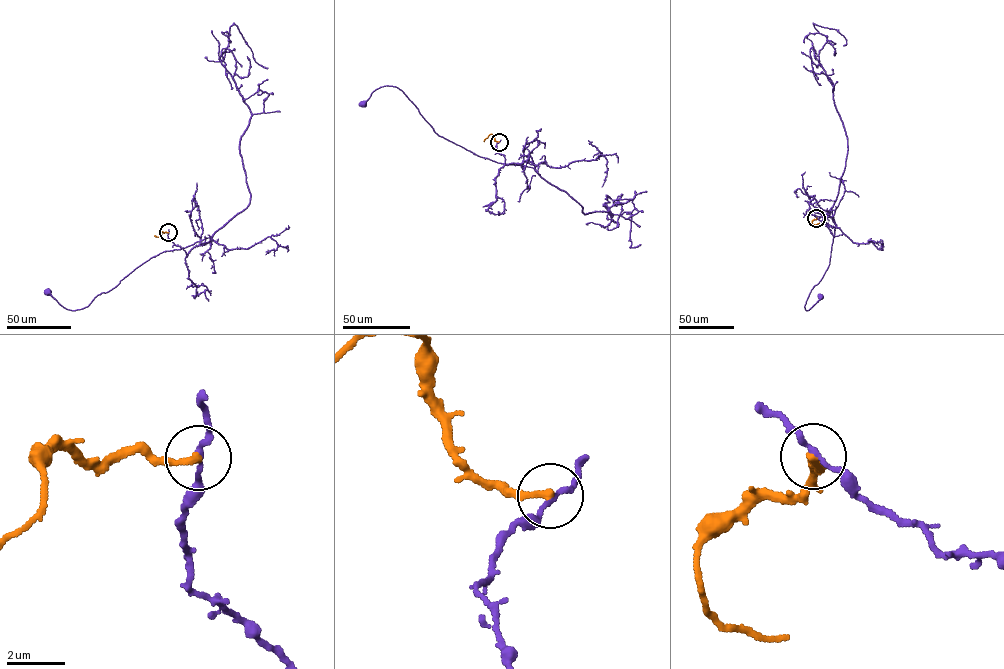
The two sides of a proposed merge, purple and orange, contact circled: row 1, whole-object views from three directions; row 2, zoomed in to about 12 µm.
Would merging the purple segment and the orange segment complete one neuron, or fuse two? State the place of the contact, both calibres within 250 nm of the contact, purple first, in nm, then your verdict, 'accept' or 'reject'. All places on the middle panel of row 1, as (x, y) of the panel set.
(499, 142) | 180/280 nm | reject

